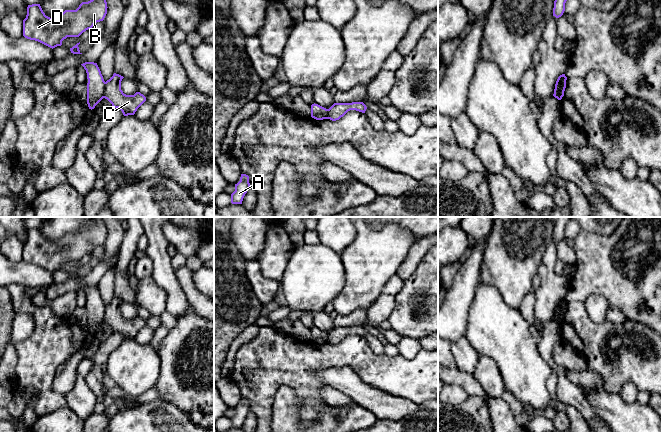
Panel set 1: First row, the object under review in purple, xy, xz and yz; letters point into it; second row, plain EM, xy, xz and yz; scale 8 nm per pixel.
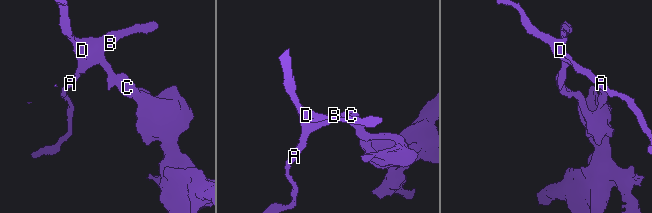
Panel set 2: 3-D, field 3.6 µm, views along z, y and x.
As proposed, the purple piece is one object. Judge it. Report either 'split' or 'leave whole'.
split

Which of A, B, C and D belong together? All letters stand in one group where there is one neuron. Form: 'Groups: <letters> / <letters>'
Groups: A B D / C

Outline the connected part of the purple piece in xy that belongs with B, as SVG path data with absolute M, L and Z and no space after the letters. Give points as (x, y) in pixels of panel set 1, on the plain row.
M94 217L92 224L82 226L76 234L65 234L57 243L46 240L40 228L28 229L26 242L23 244L23 260L53 273L61 270L62 265L67 261L79 261L95 247L103 245L107 232L104 217Z

